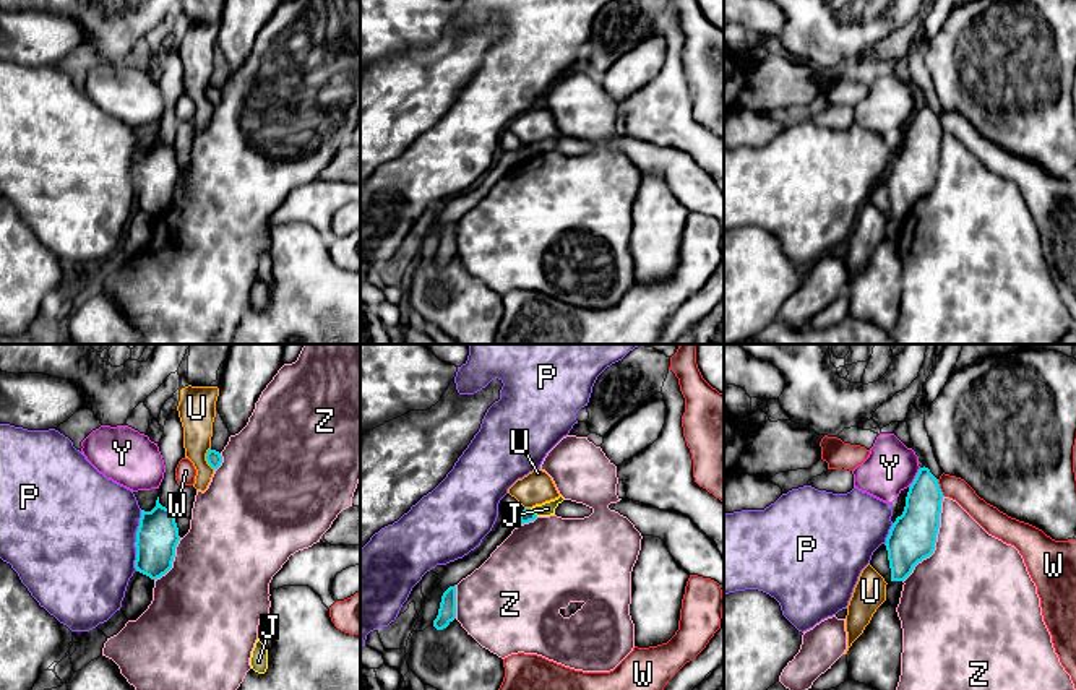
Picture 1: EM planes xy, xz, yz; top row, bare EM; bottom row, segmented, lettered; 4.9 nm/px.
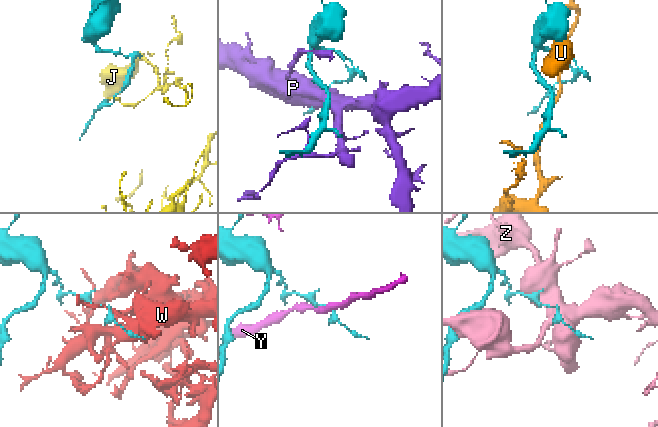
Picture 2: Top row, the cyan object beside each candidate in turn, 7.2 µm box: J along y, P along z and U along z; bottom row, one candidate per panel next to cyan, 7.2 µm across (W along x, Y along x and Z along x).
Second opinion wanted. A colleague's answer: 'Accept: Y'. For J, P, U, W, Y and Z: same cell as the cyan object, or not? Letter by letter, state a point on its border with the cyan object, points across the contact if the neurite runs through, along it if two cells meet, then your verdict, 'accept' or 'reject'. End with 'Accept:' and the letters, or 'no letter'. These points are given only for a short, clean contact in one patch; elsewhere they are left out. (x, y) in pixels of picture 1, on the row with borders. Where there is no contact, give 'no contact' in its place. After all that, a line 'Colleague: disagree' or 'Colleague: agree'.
J: contact xz (533, 512); border xz (529, 508), (538, 515); reject
P: contact xy (137, 541); border xy (142, 510), (135, 543), (135, 570); reject
U: contact xy (206, 458); reject
W: contact yz (938, 487); border yz (937, 479), (945, 495); reject
Y: contact yz (916, 478); reject
Z: contact yz (935, 541); reject
Accept: no letter
Colleague: disagree

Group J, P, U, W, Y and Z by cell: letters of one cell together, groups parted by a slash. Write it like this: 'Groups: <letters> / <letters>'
Groups: J / P / U / W / Y / Z

